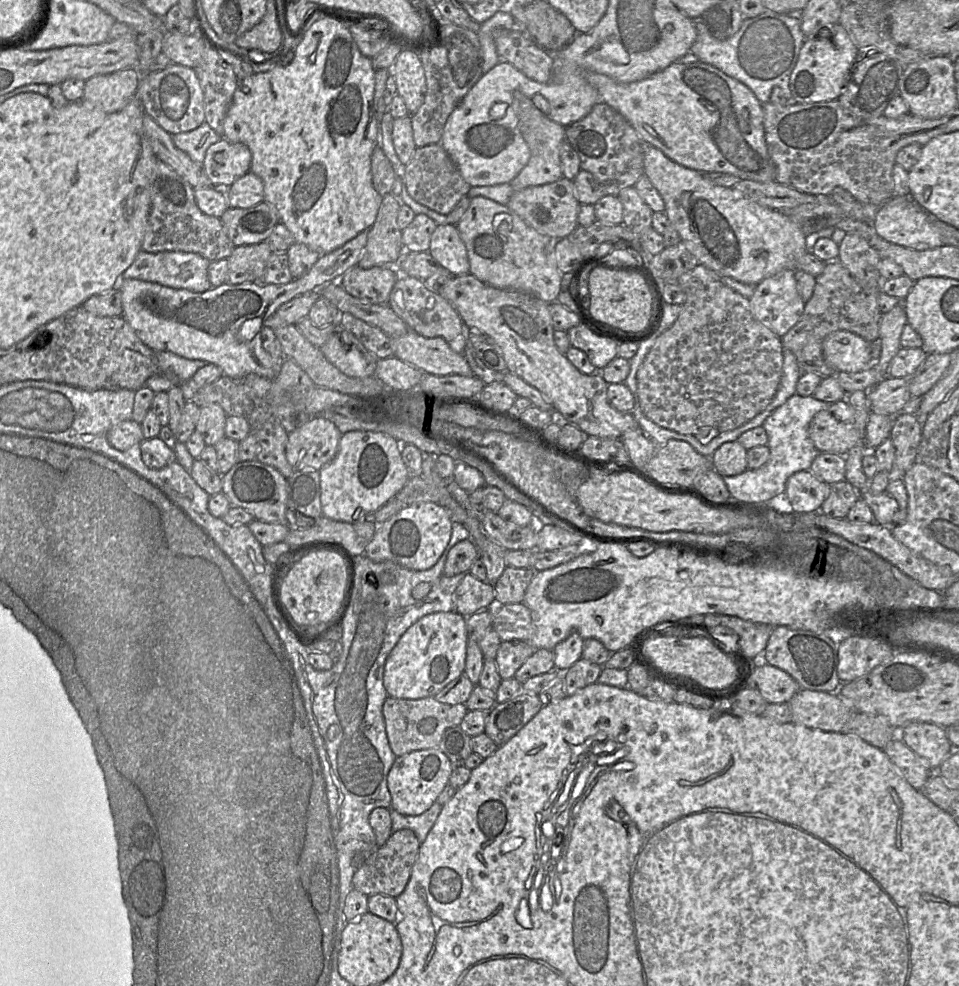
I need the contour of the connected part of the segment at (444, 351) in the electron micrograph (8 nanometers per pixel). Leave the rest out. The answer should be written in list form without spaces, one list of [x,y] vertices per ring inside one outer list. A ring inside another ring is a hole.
[[[412,330],[392,339],[394,357],[435,376],[474,376],[463,354],[454,352],[443,338],[425,338]]]

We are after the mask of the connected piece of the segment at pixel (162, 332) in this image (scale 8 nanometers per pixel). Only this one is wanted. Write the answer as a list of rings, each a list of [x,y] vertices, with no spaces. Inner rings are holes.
[[[367,231],[360,232],[343,246],[321,255],[304,276],[282,285],[265,285],[256,282],[237,285],[225,283],[212,287],[206,292],[196,293],[137,279],[123,279],[118,283],[122,299],[122,318],[143,344],[154,352],[171,352],[185,359],[202,360],[208,364],[214,364],[222,370],[223,375],[233,380],[241,380],[249,374],[255,374],[273,381],[280,372],[283,360],[274,360],[262,347],[261,329],[265,326],[265,322],[280,306],[290,300],[311,292],[316,287],[338,282],[348,269],[357,266],[366,243]]]

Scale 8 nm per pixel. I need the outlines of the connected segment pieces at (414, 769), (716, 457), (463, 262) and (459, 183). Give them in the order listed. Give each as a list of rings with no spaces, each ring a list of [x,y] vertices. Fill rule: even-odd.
[[[439,748],[416,750],[397,756],[388,774],[391,809],[402,815],[417,816],[427,811],[448,784],[453,764]]]
[[[738,441],[725,442],[712,454],[711,467],[722,477],[739,475],[748,469],[747,449]]]
[[[454,224],[438,225],[431,235],[430,255],[453,275],[465,275],[470,271],[467,250]]]
[[[440,144],[416,147],[409,163],[402,167],[400,175],[408,194],[416,202],[446,216],[463,196],[467,196],[471,187]]]

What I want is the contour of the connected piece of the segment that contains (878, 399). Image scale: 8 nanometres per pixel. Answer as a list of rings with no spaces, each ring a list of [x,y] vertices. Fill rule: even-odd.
[[[886,377],[867,392],[871,412],[894,415],[912,398],[908,378]]]

